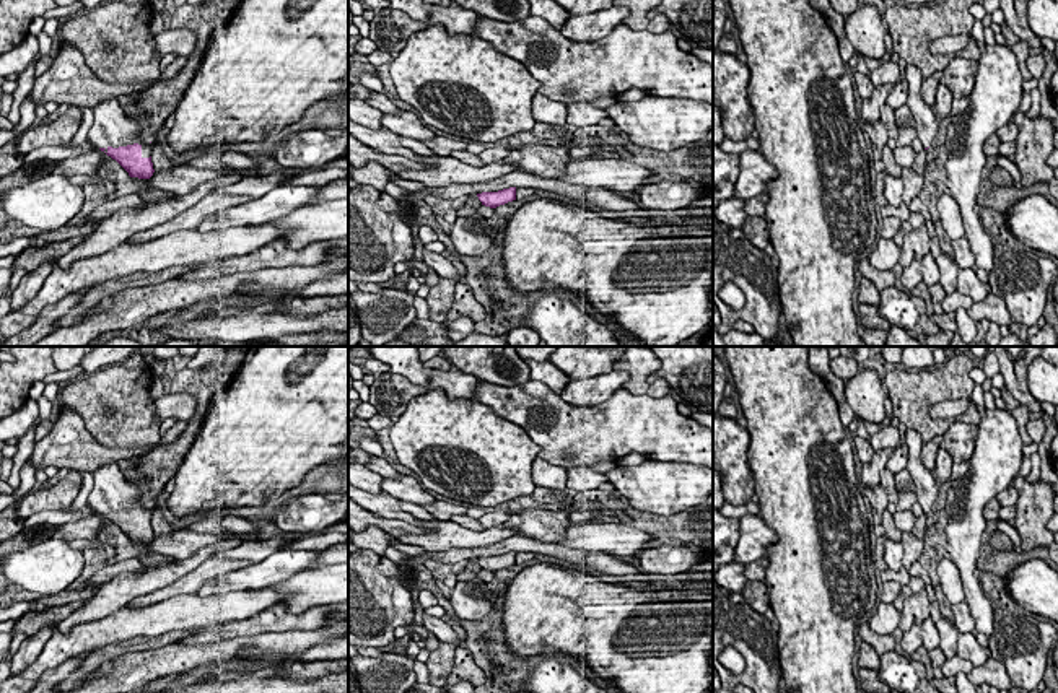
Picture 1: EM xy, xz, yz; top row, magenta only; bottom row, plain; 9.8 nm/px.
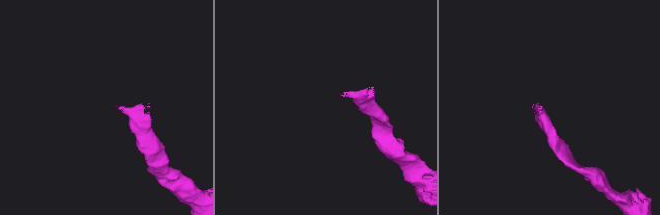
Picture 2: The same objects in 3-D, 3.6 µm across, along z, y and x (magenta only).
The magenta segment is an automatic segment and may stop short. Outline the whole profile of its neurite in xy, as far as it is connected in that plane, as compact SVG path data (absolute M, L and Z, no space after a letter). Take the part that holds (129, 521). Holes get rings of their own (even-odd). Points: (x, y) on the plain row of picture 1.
M116 462L93 472L88 504L116 524L130 542L150 543L153 540L151 506L142 506L138 486L125 480Z

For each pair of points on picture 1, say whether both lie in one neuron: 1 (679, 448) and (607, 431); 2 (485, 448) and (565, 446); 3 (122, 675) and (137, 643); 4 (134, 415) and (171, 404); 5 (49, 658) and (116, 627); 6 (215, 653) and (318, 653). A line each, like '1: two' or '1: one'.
1: one
2: two
3: two
4: two
5: one
6: two

